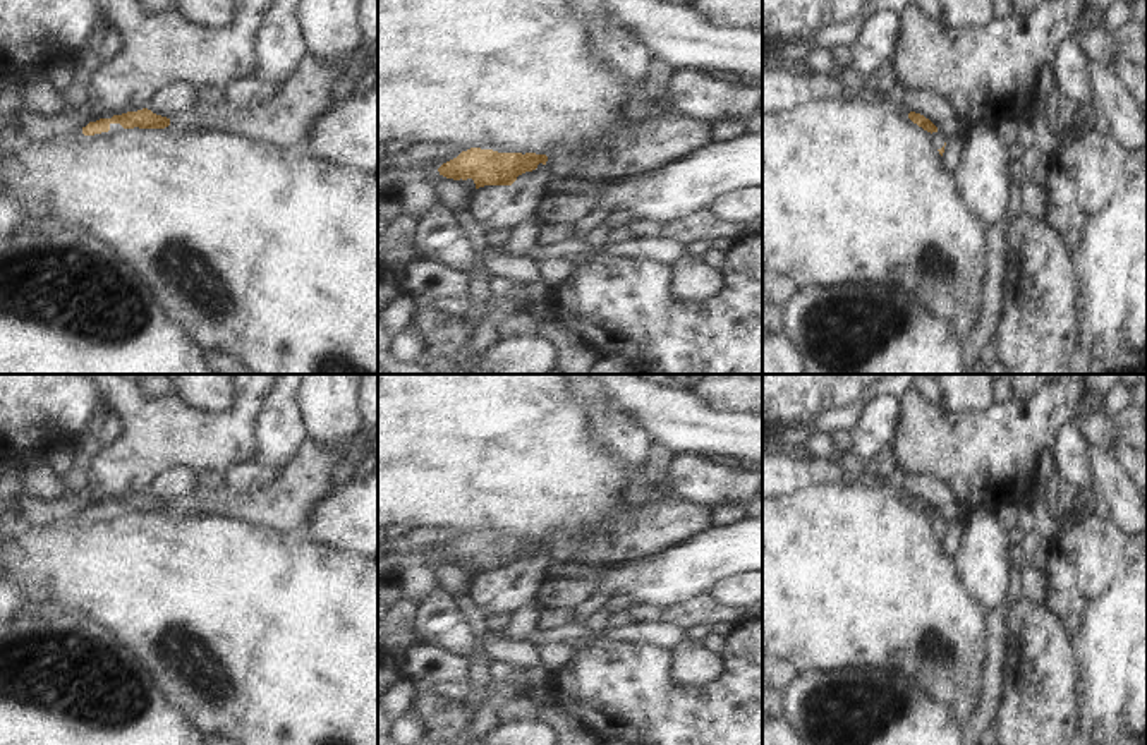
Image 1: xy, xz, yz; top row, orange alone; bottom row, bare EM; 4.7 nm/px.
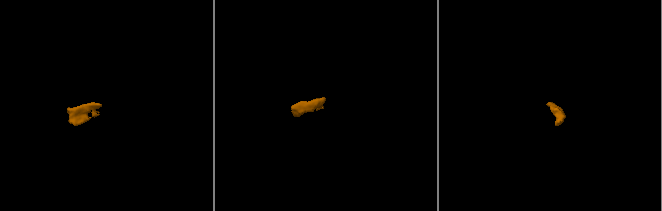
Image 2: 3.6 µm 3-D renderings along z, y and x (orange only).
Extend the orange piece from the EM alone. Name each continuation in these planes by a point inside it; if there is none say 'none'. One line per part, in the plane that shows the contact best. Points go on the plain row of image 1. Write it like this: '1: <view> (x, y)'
1: xy (306, 483)

